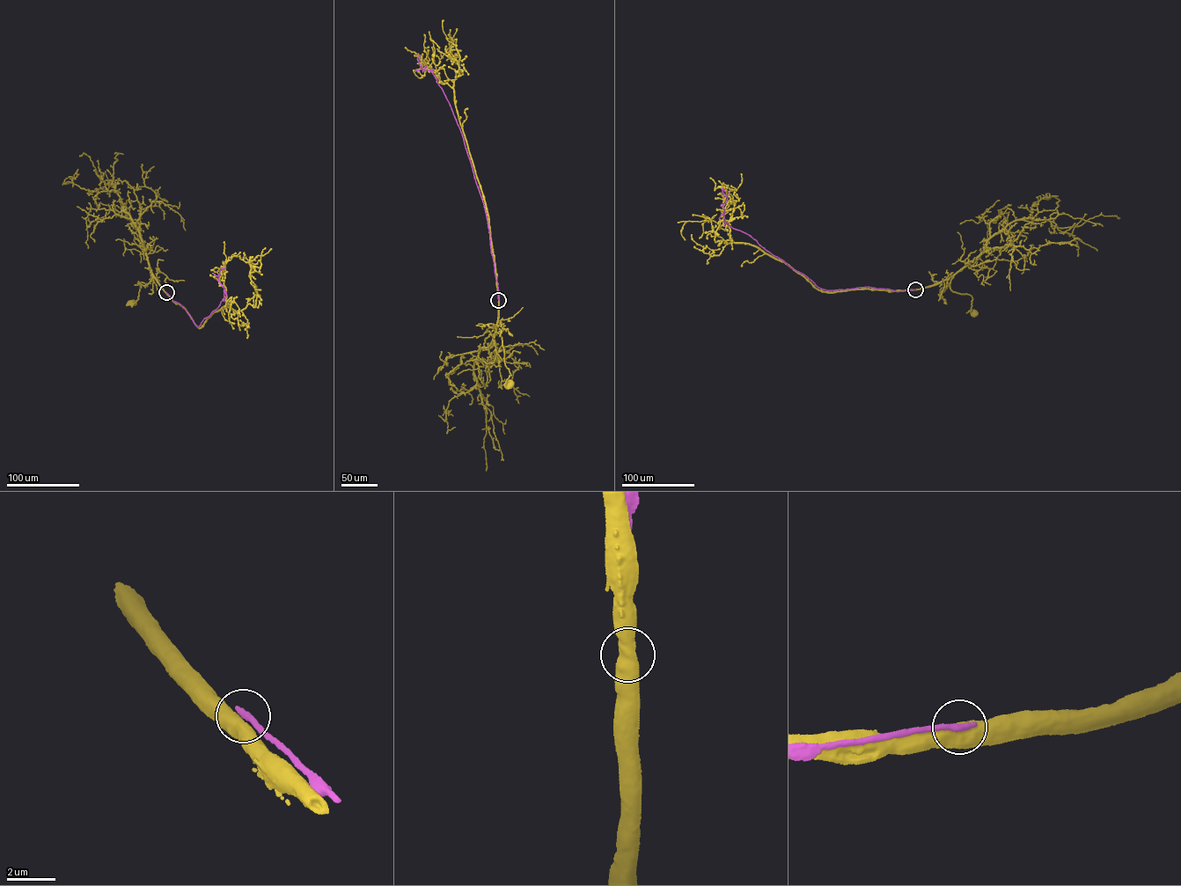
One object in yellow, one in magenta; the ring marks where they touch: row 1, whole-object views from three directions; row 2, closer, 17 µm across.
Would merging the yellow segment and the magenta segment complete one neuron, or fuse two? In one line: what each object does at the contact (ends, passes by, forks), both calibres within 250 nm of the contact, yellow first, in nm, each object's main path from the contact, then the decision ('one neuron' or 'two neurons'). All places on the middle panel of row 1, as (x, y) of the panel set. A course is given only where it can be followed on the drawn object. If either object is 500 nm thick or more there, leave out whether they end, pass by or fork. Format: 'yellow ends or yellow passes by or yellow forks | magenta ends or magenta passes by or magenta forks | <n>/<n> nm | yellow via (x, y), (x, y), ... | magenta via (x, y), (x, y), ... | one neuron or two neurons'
550/320 nm | yellow via (499, 300), (495, 332), (502, 340), (505, 365), (511, 375), (506, 381), (510, 384) | magenta via (498, 300), (485, 208), (463, 138), (435, 76), (429, 69), (421, 69), (417, 59), (421, 54) | two neurons

